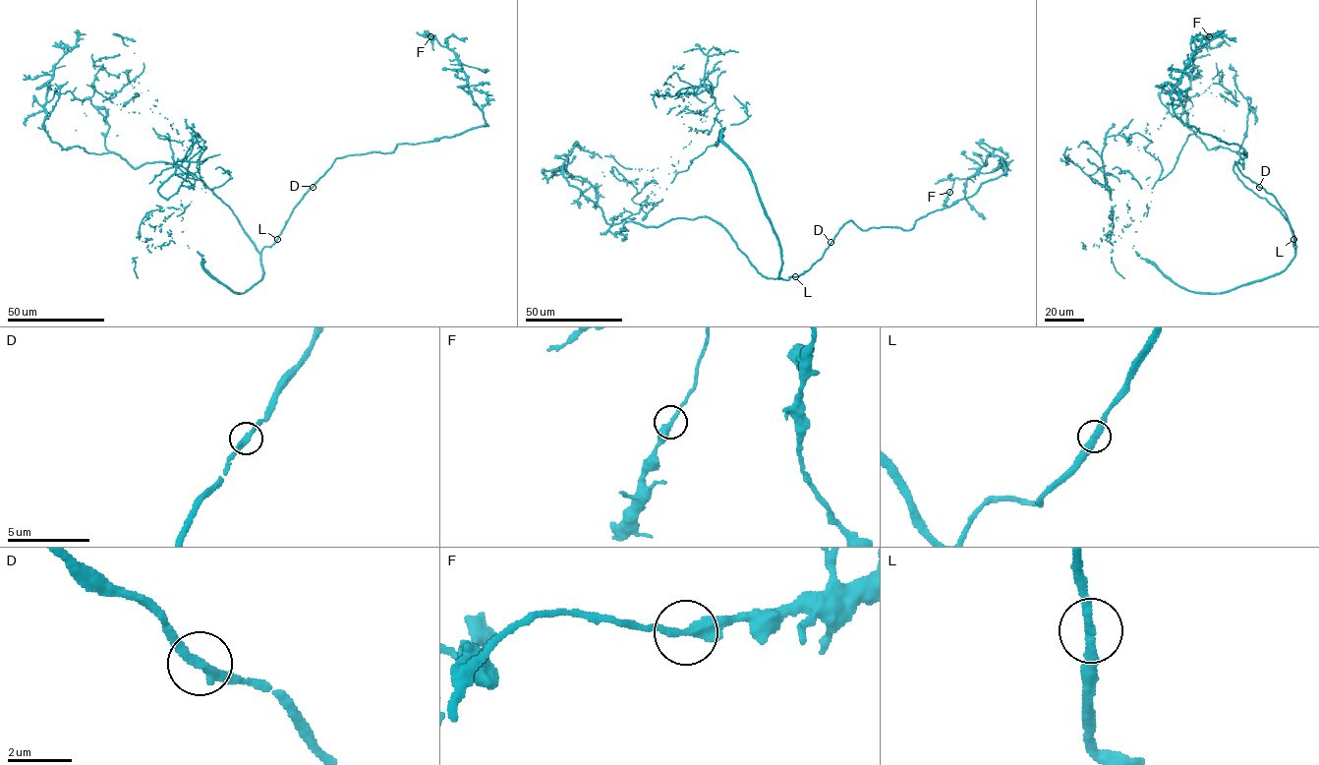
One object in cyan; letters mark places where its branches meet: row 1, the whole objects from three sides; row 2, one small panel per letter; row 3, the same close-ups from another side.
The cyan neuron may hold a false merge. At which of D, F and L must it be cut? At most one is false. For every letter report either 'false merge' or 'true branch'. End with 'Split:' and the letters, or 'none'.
D: true branch
F: true branch
L: true branch
Split: none

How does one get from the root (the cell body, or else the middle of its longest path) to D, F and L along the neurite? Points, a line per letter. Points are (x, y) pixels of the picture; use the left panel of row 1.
D: (262, 268), (261, 250), (275, 242), (293, 209), (313, 187)
F: (262, 268), (261, 250), (337, 158), (391, 152), (399, 144), (487, 125), (456, 54), (430, 36)
L: (262, 268), (261, 250), (277, 239)

